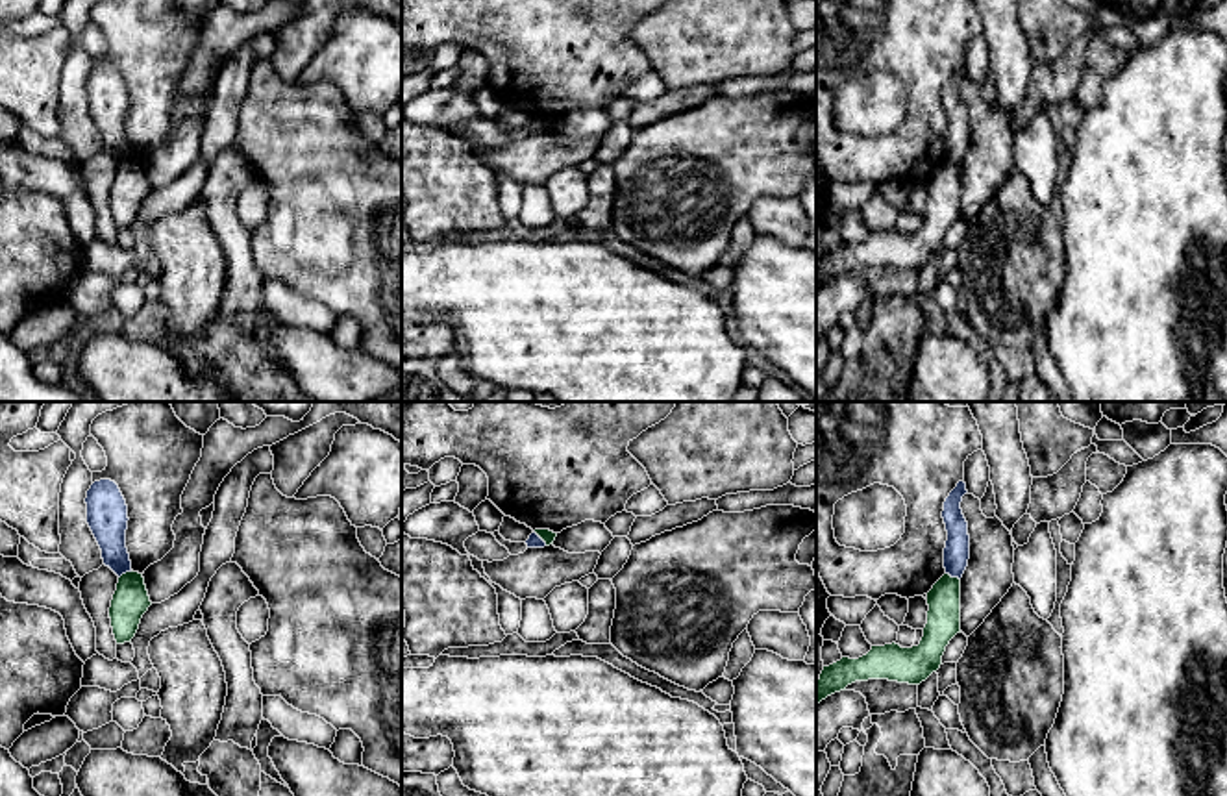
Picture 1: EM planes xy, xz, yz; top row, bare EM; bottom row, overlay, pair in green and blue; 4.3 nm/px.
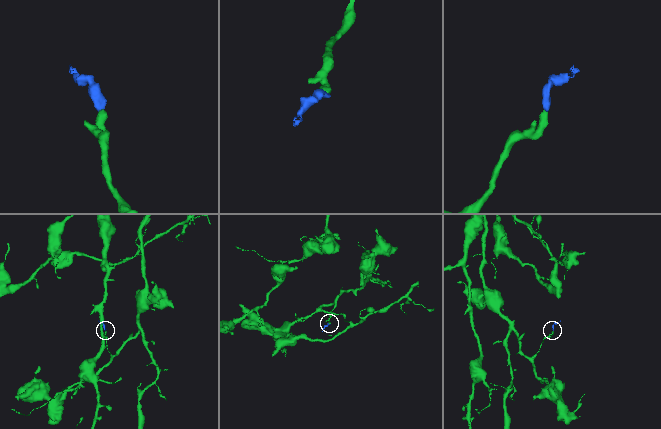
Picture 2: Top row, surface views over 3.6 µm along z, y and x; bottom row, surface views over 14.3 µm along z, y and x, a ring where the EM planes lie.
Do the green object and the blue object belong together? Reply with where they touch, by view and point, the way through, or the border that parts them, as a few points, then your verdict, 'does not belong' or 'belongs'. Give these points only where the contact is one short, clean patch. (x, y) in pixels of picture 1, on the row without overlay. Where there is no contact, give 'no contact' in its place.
contact xz (541, 123); border xz (533, 117), (546, 130); does not belong

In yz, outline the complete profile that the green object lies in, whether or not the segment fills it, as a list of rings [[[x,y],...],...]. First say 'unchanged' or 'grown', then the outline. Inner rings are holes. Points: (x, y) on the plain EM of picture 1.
unchanged | [[[944,159],[927,178],[927,191],[927,209],[918,231],[872,231],[859,244],[842,243],[824,252],[816,267],[816,291],[855,267],[888,265],[920,270],[936,257],[946,231],[961,218],[961,165]]]

